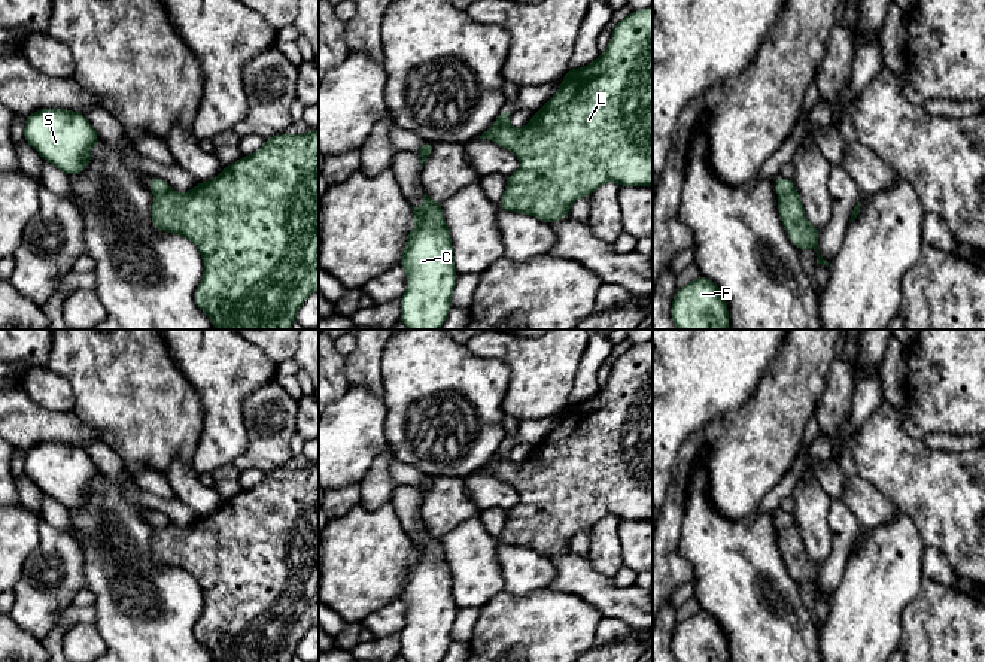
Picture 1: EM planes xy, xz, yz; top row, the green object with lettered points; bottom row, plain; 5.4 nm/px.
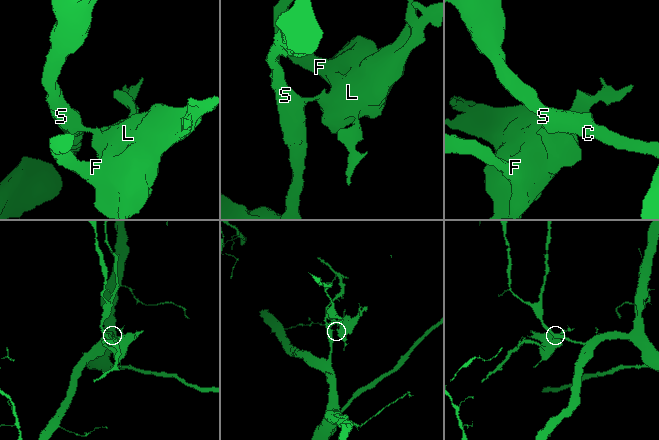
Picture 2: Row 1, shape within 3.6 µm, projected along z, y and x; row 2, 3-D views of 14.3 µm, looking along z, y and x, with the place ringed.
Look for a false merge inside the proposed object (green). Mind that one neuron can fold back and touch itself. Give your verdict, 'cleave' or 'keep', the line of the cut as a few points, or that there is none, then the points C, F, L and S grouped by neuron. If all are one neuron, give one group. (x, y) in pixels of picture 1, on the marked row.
cleave; cut in xz along (507, 123), (493, 127), (488, 137); C S / F L

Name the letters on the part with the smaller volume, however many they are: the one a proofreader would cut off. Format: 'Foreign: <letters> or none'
Foreign: F, L

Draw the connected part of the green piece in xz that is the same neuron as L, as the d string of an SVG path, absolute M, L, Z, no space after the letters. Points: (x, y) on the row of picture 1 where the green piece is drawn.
M653 6L620 21L606 51L595 61L569 69L557 92L525 127L493 127L489 140L520 160L496 204L547 224L569 216L575 200L592 195L606 182L653 186Z

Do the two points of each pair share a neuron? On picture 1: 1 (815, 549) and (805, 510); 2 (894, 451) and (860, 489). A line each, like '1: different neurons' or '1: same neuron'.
1: same neuron
2: different neurons

